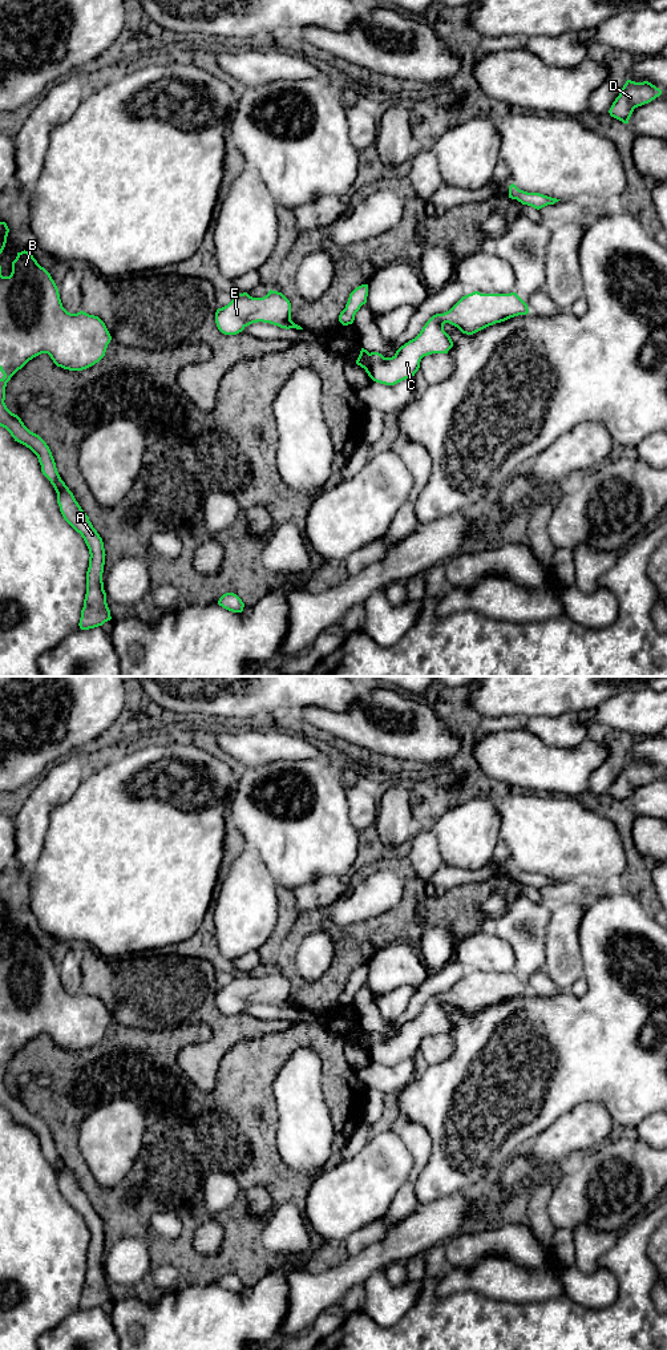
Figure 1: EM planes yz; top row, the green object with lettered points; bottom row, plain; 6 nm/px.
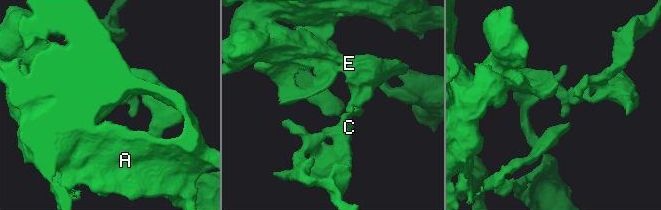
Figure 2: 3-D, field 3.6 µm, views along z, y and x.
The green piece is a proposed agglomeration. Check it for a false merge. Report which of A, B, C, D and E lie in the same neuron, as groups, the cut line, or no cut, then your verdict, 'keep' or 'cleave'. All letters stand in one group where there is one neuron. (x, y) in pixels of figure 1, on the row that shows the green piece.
groups A B E / C D; cut yz (370, 354), (371, 376); cleave

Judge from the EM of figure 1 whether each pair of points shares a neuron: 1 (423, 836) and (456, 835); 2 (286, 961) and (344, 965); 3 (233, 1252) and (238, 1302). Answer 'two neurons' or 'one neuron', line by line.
1: two neurons
2: one neuron
3: two neurons

